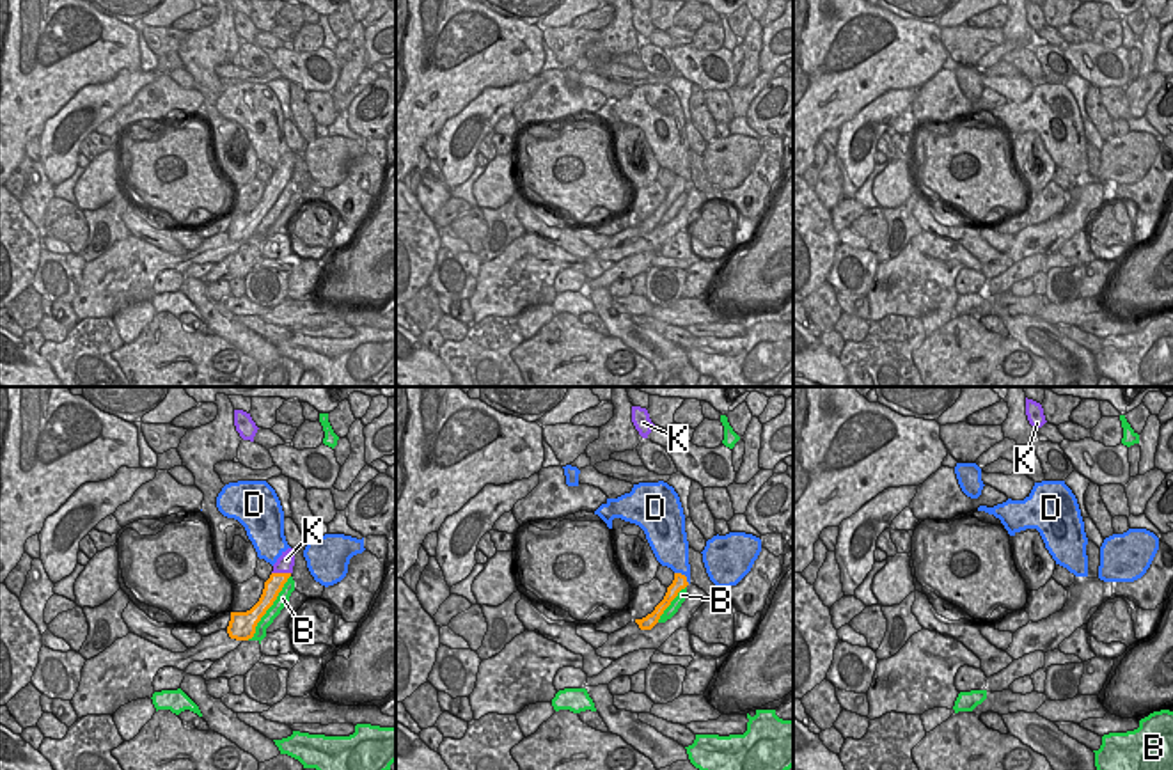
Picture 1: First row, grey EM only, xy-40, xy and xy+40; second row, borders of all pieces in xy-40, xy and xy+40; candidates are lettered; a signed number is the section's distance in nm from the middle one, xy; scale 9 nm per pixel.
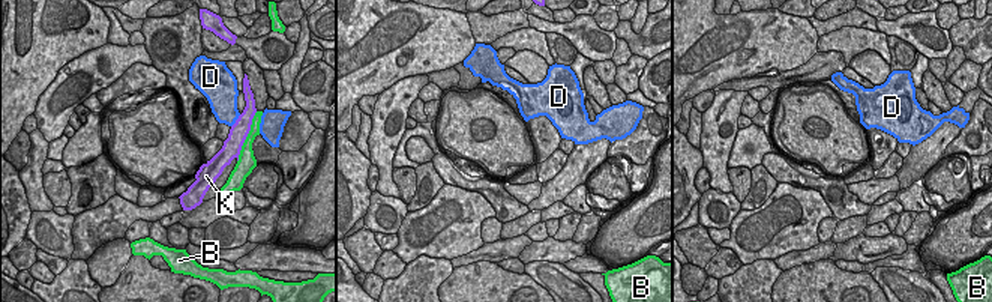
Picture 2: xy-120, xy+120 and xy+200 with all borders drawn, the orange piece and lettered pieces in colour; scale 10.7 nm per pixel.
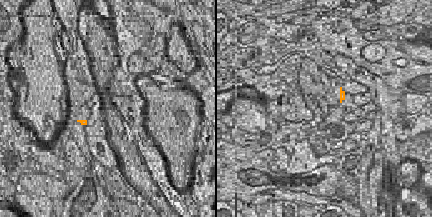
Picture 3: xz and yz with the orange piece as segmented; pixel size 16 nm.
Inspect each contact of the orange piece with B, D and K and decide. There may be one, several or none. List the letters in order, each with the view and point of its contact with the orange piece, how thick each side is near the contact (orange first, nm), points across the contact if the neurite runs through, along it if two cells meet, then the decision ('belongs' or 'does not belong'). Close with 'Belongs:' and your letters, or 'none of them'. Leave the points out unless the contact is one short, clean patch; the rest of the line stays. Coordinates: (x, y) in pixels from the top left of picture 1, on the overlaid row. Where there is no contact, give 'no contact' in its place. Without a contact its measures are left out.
B: meets orange in xy-40 at (268, 607); 190 nm thick on the orange side, 120 nm on the other; does not belong
D: meets orange in xy at (684, 575); 130 nm thick on the orange side, 280 nm on the other; border along xy (675, 572), (680, 572), (689, 582); does not belong
K: meets orange in xy-40 at (281, 573); 160 nm thick on the orange side, 160 nm on the other; does not belong
Belongs: none of them

